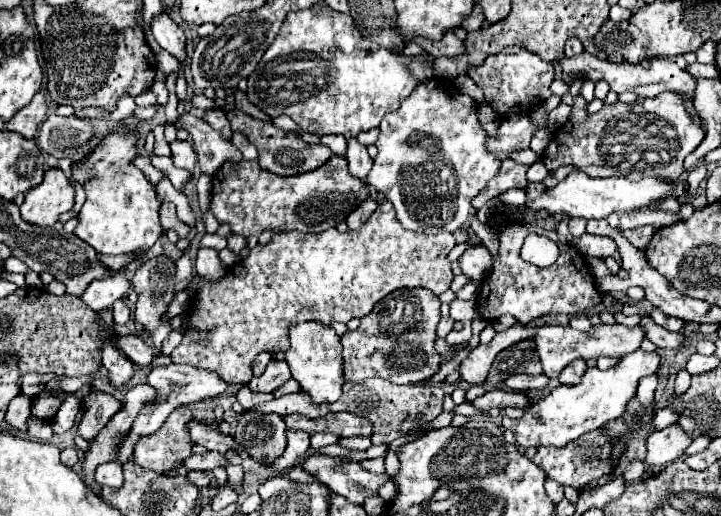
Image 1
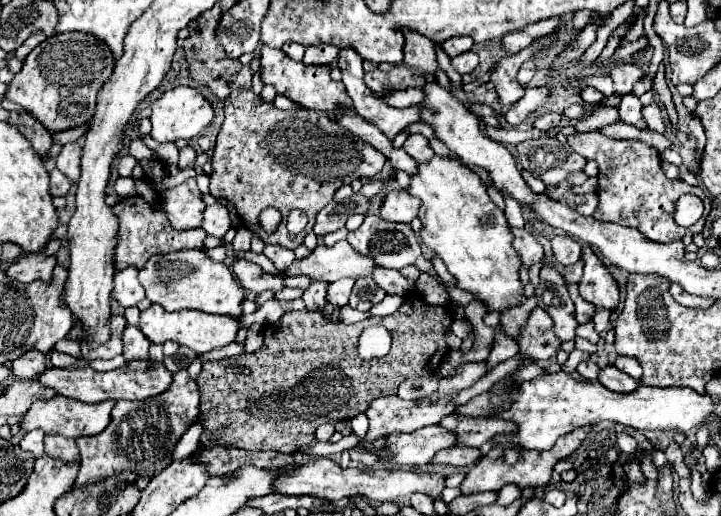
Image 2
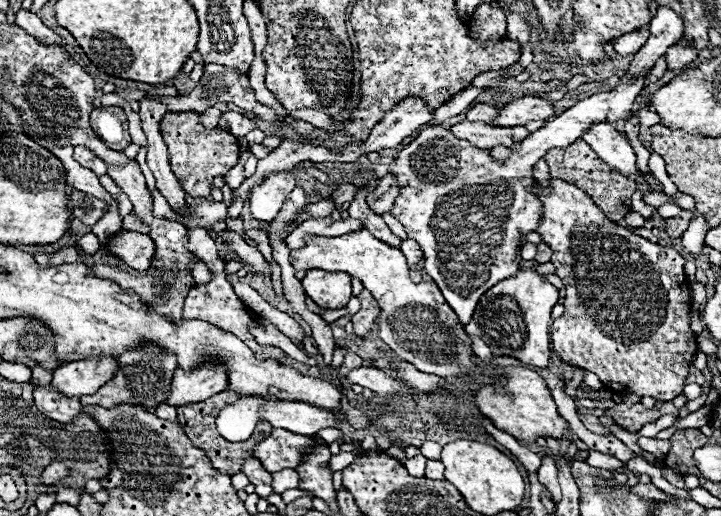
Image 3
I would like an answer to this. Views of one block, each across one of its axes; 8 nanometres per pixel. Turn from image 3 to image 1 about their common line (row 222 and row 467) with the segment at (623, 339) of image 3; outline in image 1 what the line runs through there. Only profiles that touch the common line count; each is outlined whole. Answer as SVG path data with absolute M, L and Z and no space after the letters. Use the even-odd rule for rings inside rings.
M598 428L598 430L592 430L592 432L586 432L584 436L580 436L574 442L568 442L562 448L540 446L538 452L536 452L536 456L532 458L532 462L538 464L546 472L548 478L560 482L562 486L572 486L574 490L582 490L590 482L600 480L604 474L612 472L614 466L610 462L610 456L612 456L610 448L612 448L612 440L610 440L608 432L602 430L602 428Z

